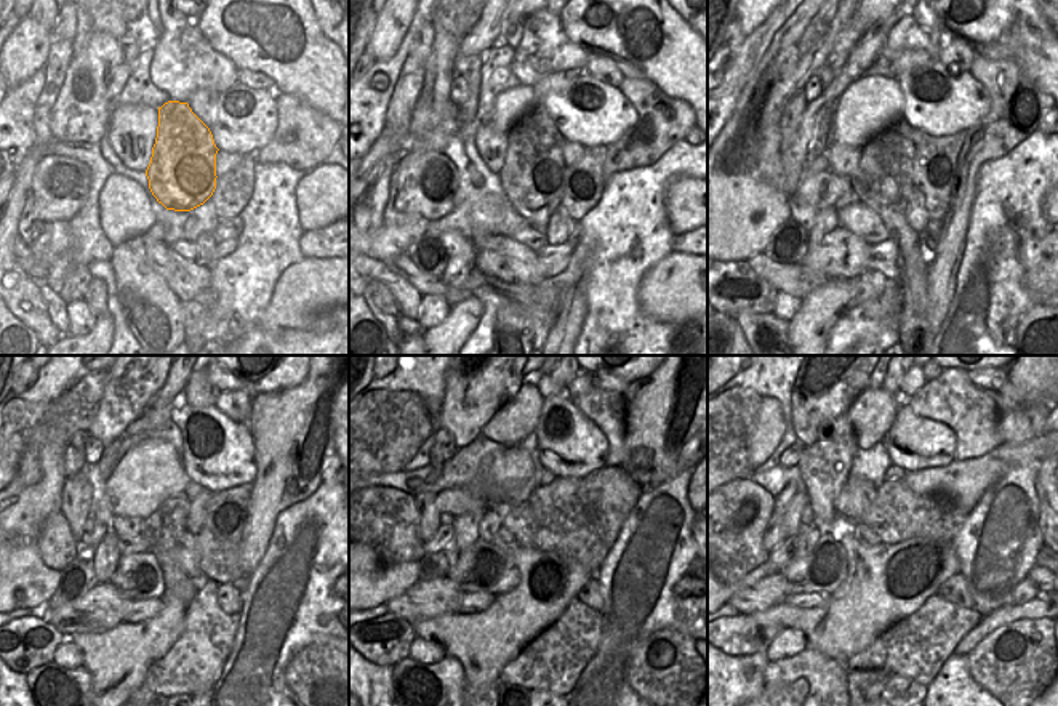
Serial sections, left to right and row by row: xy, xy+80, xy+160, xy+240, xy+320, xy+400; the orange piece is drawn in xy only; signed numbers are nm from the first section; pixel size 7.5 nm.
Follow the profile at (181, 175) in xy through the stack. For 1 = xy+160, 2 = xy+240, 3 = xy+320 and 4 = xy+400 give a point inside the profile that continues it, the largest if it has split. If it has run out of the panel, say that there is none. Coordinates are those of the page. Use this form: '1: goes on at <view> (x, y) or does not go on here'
1: goes on at xy+160 (884, 178)
2: goes on at xy+240 (167, 532)
3: goes on at xy+320 (519, 519)
4: goes on at xy+400 (853, 506)

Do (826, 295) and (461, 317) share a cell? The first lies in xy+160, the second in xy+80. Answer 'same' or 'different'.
same

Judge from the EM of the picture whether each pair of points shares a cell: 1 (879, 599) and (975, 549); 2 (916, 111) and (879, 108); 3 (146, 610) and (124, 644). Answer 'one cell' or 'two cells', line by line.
1: two cells
2: two cells
3: two cells

